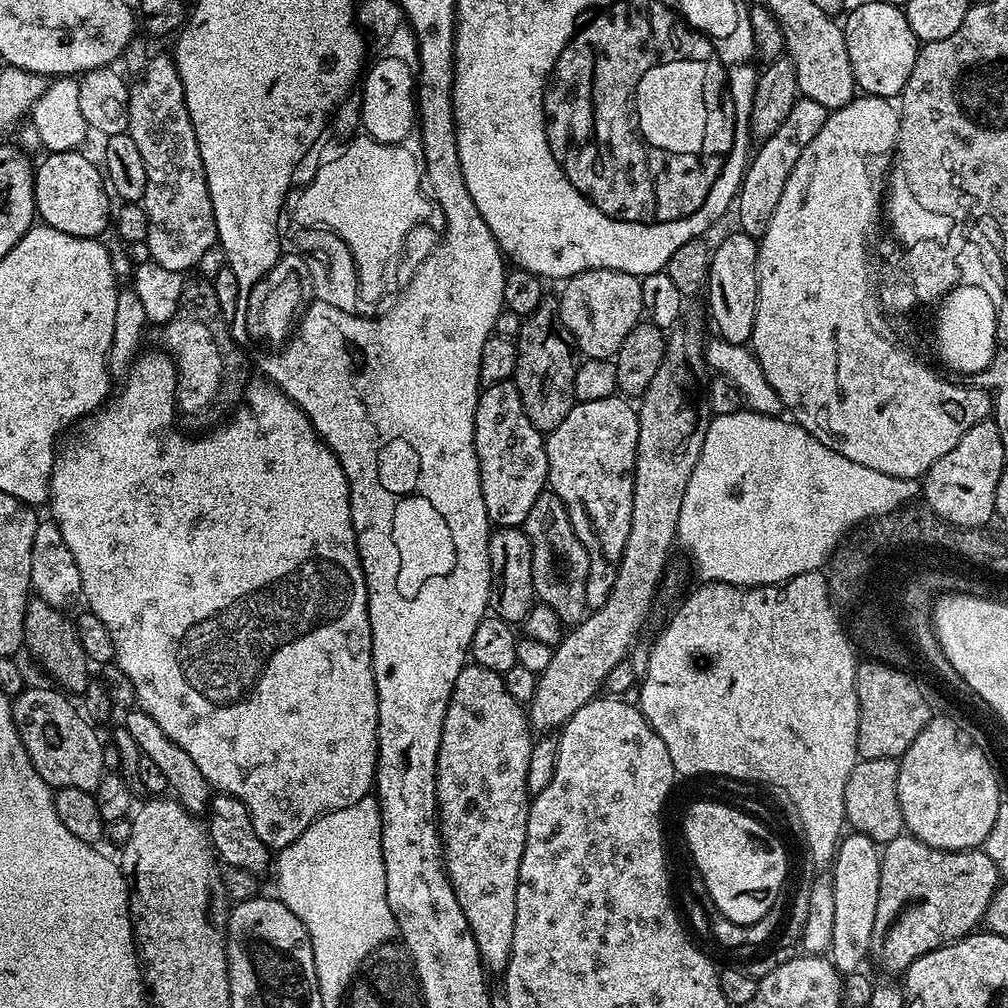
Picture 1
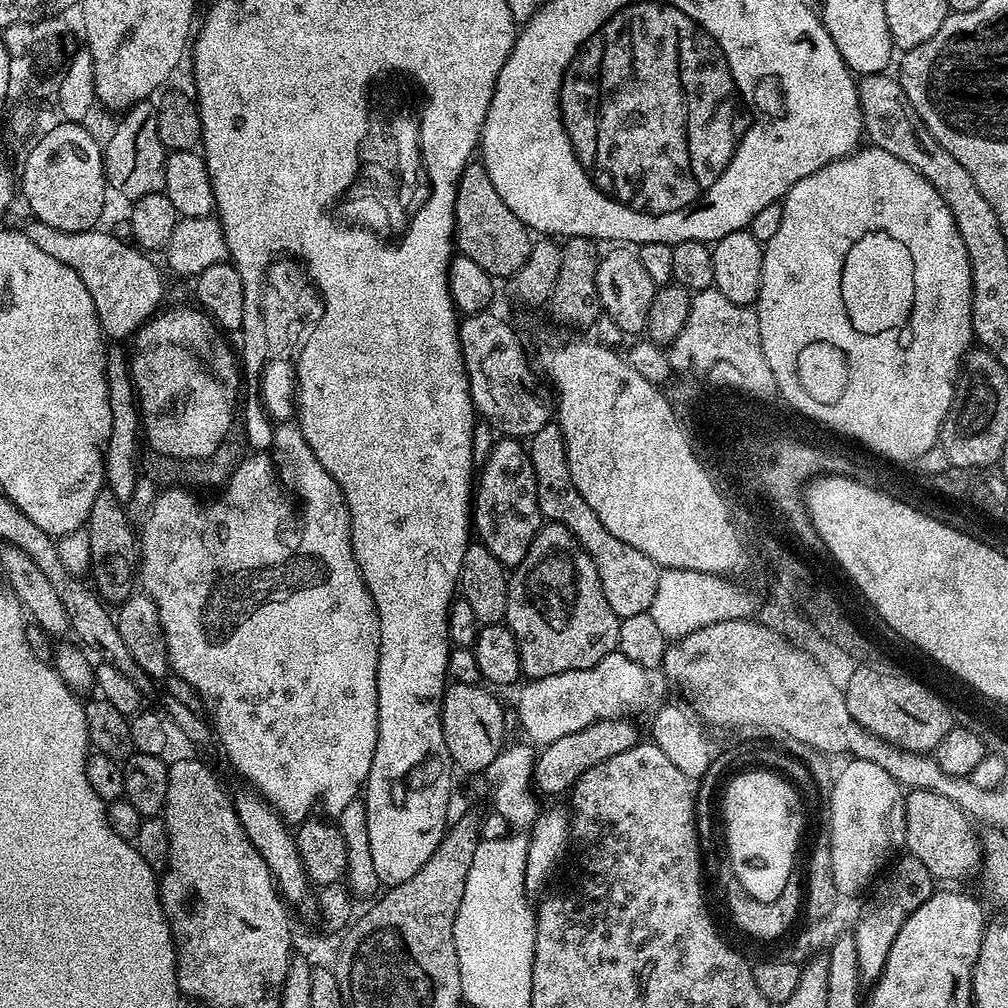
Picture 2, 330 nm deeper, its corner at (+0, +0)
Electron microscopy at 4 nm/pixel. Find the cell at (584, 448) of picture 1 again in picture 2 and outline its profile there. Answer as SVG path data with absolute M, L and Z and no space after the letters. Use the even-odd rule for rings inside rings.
M549 422L538 430L538 434L530 437L526 444L528 457L534 466L534 482L538 490L538 506L541 517L553 524L564 524L574 534L574 538L590 554L594 566L598 570L598 578L602 586L602 594L618 617L630 614L642 614L651 609L654 602L654 590L658 590L658 578L661 569L646 554L634 550L626 542L614 538L602 522L598 522L598 514L586 506L582 494L574 486L568 473L568 463L564 457L564 439L559 424Z

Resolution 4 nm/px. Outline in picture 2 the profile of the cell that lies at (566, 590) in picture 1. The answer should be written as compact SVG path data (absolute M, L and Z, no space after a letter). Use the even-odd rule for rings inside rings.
M545 523L537 532L534 542L530 542L526 558L522 558L517 568L511 569L504 620L518 642L520 671L528 680L562 674L566 670L586 670L602 662L602 658L606 658L611 652L617 651L621 617L610 610L602 594L598 570L590 554L586 554L584 547L564 524Z

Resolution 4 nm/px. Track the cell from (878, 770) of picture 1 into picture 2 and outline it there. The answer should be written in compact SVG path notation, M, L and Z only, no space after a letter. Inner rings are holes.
M911 789L905 795L907 851L918 862L923 862L926 870L930 870L933 881L960 880L982 864L982 844L976 841L972 833L973 821L950 798L942 798L942 794L934 794L930 790Z

